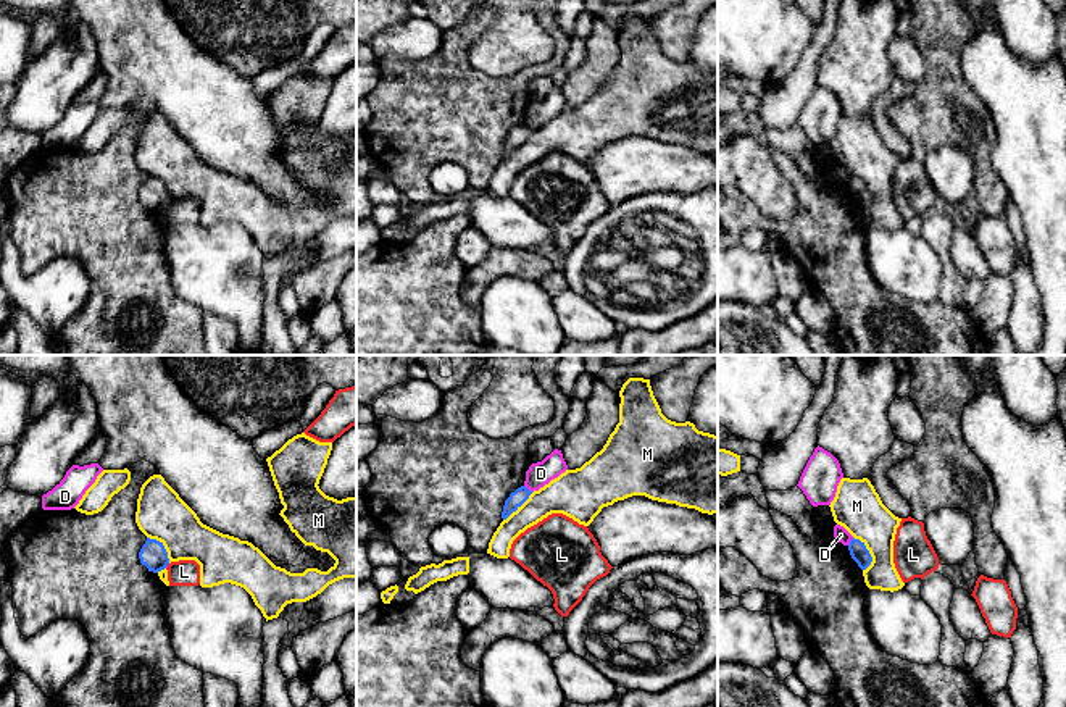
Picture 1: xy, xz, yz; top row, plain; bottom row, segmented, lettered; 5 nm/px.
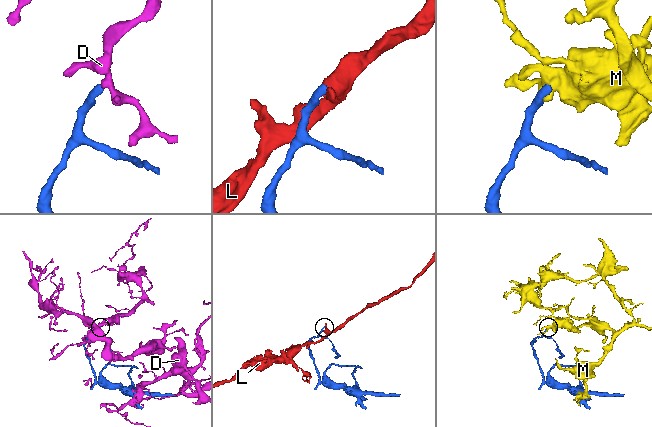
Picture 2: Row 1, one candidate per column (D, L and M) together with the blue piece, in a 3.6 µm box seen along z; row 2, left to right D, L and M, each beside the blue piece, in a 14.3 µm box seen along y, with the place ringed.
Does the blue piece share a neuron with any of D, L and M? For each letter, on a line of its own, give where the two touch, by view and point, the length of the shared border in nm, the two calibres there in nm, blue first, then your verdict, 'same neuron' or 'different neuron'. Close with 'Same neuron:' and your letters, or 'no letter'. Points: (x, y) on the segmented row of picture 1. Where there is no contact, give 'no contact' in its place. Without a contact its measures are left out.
D: xz (528, 489) | 60 nm | 80/120 nm | different neuron
L: xy (166, 565) | 40 nm | 140/130 nm | different neuron
M: yz (868, 552) | 190 nm | 90/240 nm | different neuron
Same neuron: no letter

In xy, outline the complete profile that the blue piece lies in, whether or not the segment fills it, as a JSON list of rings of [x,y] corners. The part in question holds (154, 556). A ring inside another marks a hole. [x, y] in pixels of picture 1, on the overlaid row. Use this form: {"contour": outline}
{"contour": [[[147,538],[145,544],[142,546],[139,558],[140,563],[153,573],[164,570],[169,563],[168,552],[163,542],[150,538]]]}

